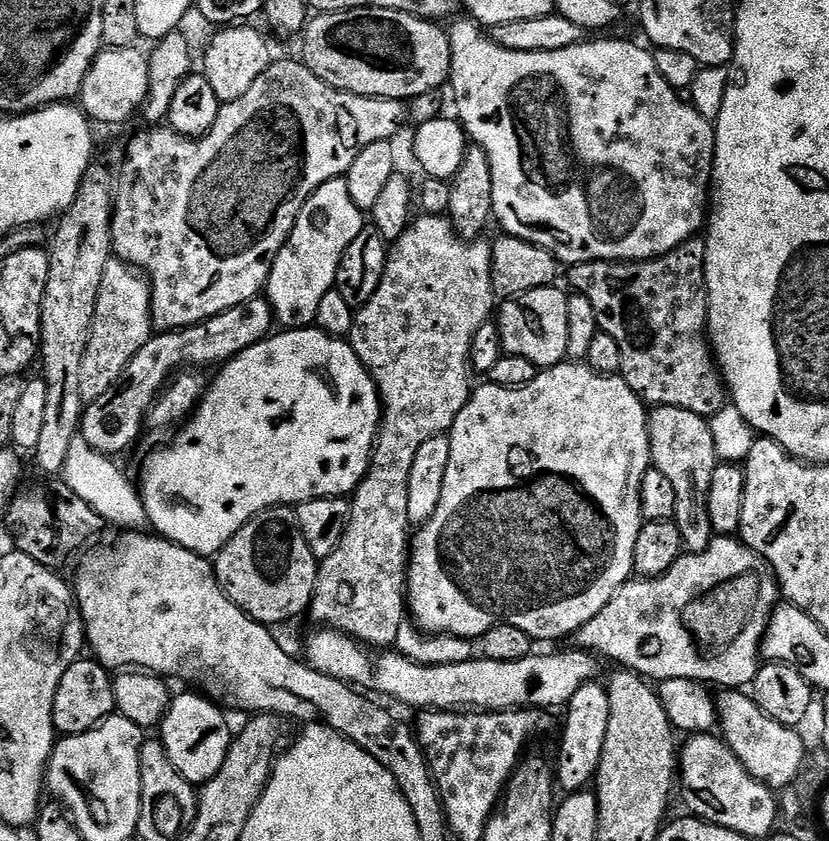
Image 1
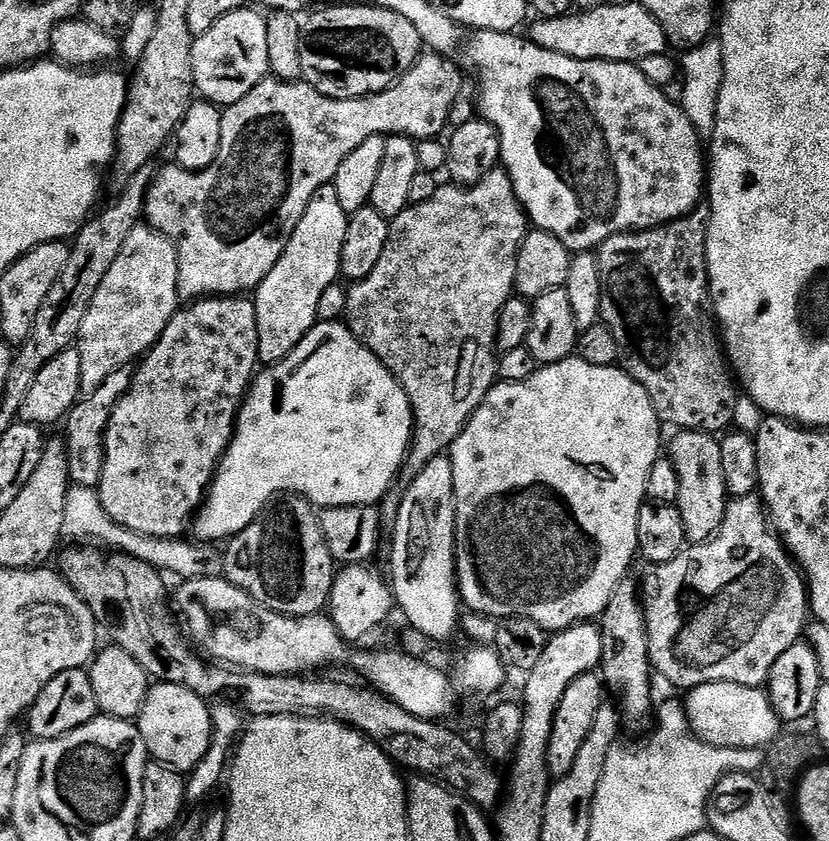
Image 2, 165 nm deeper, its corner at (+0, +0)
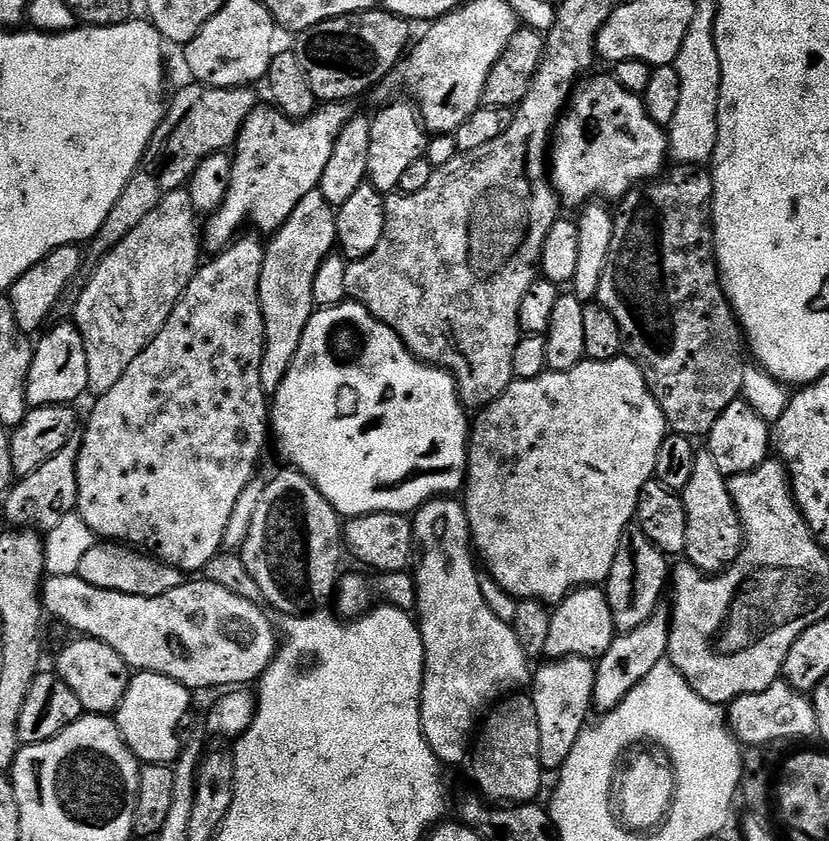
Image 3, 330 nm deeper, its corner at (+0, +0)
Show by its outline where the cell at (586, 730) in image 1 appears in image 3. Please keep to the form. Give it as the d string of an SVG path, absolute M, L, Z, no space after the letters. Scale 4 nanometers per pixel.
M569 656L567 660L554 660L551 662L544 662L544 665L540 669L535 669L534 675L530 680L530 695L534 702L534 710L538 714L538 758L540 759L540 765L546 770L558 770L566 762L566 758L570 756L570 750L574 750L574 742L578 742L578 738L582 734L582 730L589 723L590 715L593 711L592 695L594 694L594 678L596 677L595 663L589 657L586 656Z

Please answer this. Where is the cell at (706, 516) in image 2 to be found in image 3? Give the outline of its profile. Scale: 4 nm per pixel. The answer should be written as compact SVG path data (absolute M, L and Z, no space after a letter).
M707 450L697 451L694 474L690 474L690 482L686 482L682 499L686 506L686 546L683 555L687 563L705 574L719 574L727 570L744 547L744 527L728 489L728 477L718 470Z

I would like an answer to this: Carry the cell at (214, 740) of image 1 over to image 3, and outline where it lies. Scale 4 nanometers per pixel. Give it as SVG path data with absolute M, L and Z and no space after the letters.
M136 672L128 681L128 689L117 706L114 719L126 746L141 765L175 764L180 756L180 727L192 708L193 693L186 686L153 672Z

